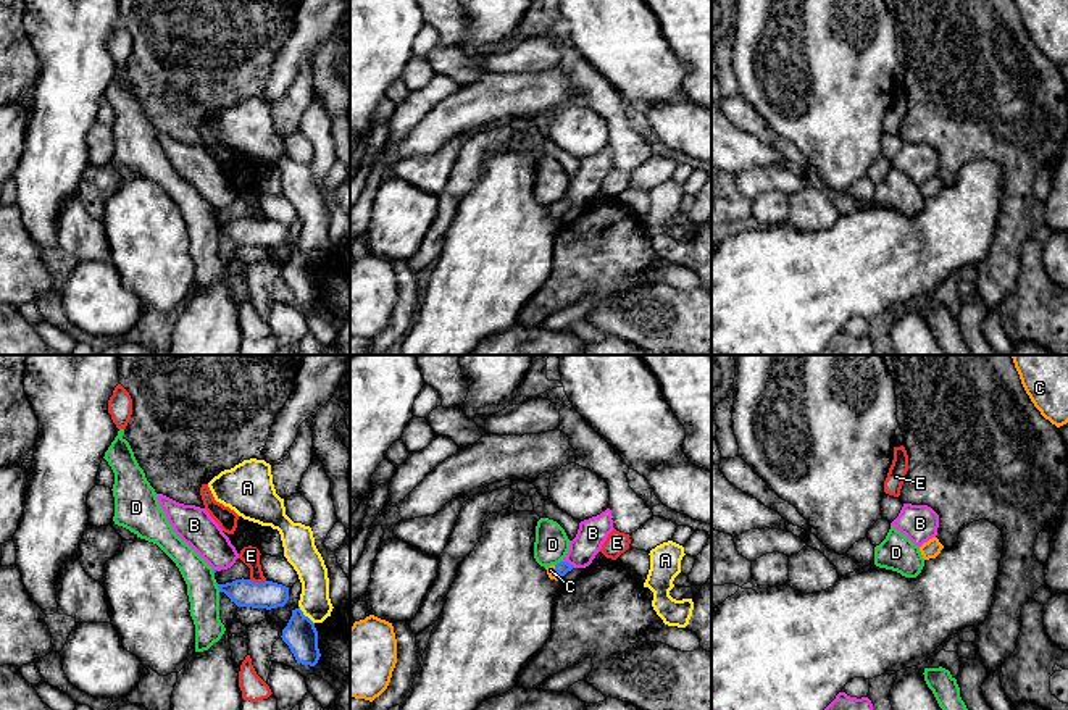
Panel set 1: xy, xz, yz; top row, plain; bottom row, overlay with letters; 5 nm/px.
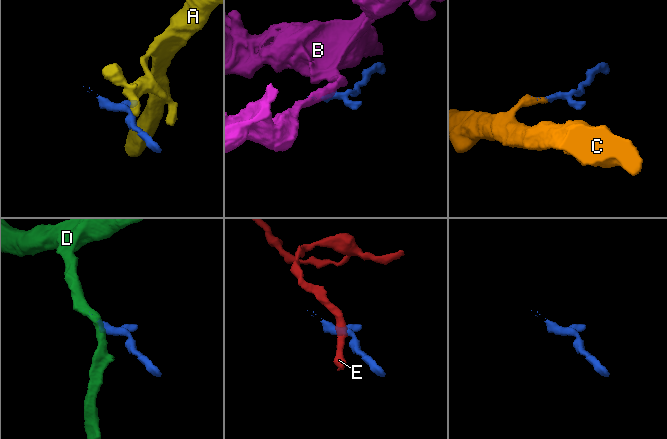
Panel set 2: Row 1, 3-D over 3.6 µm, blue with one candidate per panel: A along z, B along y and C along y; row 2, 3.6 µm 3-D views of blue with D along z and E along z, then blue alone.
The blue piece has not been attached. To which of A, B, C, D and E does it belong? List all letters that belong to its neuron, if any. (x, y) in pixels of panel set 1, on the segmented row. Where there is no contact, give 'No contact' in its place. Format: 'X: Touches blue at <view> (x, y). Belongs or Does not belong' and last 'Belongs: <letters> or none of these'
A: Touches blue at xy (304, 615). Does not belong
B: Touches blue at xz (568, 563). Does not belong
C: Touches blue at xz (557, 572). Belongs
D: Touches blue at xy (218, 586). Does not belong
E: Touches blue at xy (257, 583). Does not belong
Belongs: C

